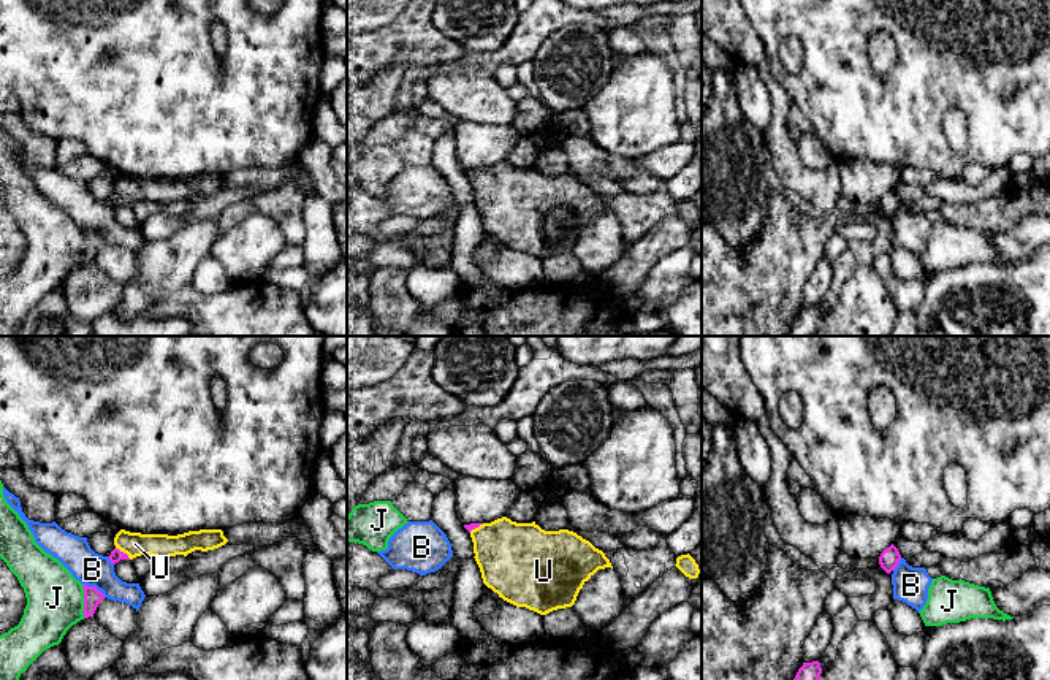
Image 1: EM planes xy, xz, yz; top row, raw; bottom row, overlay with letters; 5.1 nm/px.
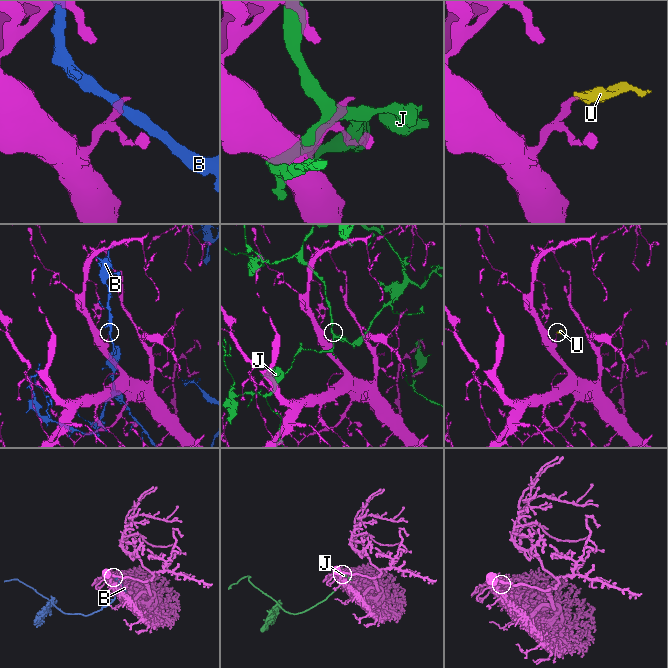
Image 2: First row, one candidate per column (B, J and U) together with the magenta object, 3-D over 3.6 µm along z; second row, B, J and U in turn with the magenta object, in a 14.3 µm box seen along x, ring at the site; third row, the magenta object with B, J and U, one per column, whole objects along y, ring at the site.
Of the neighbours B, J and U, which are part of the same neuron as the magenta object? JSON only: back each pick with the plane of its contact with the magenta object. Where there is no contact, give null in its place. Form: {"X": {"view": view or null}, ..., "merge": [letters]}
{"U": {"view": "xy"}, "merge": ["U"]}

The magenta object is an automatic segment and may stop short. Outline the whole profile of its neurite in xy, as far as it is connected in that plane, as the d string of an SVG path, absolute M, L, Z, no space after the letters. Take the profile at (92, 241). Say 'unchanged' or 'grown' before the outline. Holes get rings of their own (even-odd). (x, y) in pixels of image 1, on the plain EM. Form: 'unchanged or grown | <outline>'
unchanged | M82 230L82 233L84 233L84 255L82 255L82 258L86 263L89 263L89 262L93 262L98 249L105 244L105 241L95 231Z

